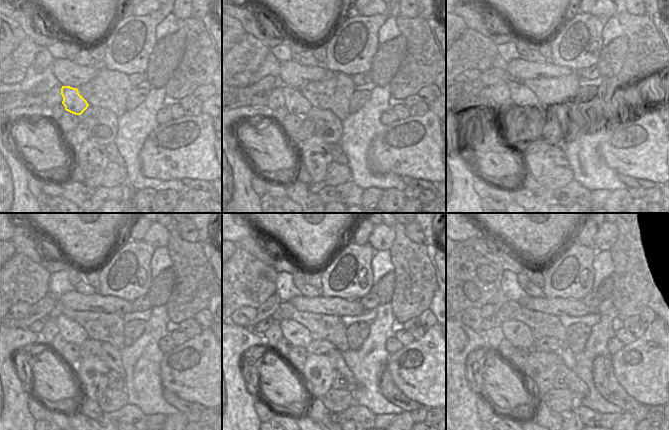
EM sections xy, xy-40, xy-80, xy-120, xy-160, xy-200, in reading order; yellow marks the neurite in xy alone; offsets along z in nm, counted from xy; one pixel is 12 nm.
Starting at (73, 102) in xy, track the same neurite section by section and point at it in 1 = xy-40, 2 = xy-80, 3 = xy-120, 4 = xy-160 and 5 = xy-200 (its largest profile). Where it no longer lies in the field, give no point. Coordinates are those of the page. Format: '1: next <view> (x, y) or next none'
1: next xy-40 (296, 104)
2: next xy-80 (519, 104)
3: next xy-120 (70, 330)
4: next xy-160 (298, 335)
5: next xy-200 (518, 333)

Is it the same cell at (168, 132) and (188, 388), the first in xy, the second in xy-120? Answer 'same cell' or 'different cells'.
same cell

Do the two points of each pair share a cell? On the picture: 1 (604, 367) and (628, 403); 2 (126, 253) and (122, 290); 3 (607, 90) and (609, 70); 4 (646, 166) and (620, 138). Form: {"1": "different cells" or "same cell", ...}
{"1": "same cell", "2": "same cell", "3": "different cells", "4": "same cell"}

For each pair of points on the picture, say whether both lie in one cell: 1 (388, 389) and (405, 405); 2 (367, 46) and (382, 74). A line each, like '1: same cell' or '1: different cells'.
1: same cell
2: different cells

